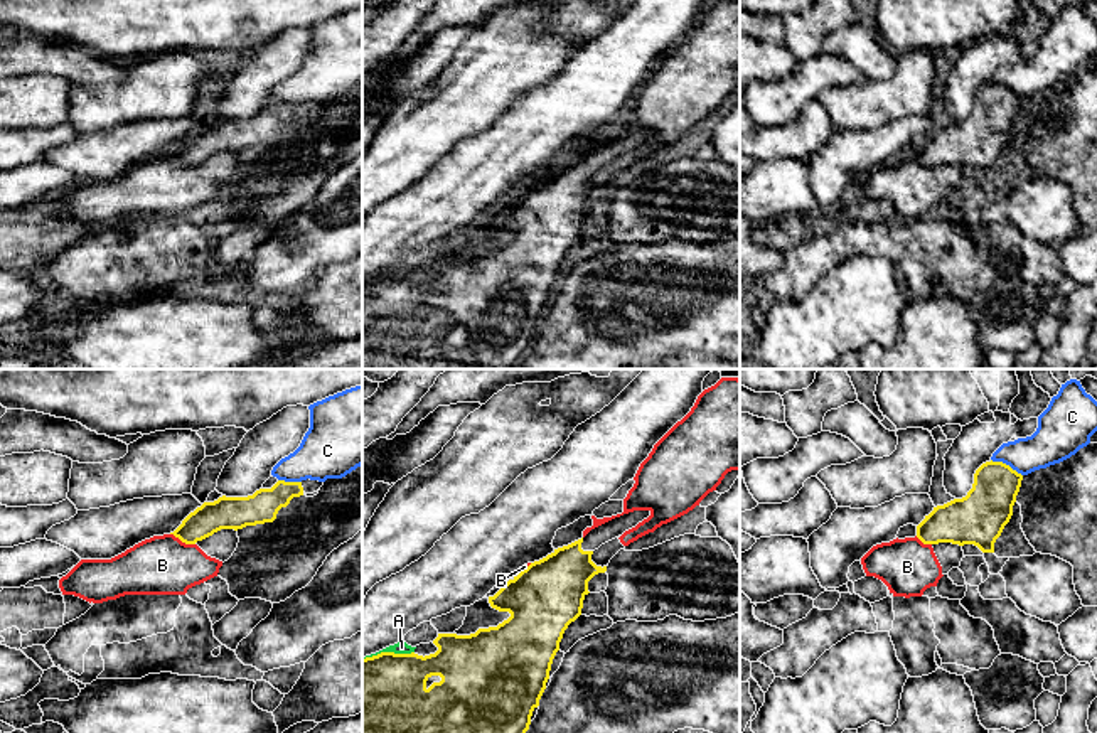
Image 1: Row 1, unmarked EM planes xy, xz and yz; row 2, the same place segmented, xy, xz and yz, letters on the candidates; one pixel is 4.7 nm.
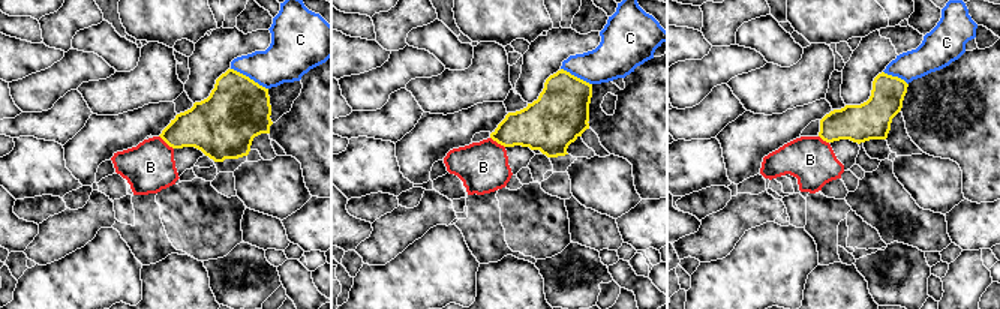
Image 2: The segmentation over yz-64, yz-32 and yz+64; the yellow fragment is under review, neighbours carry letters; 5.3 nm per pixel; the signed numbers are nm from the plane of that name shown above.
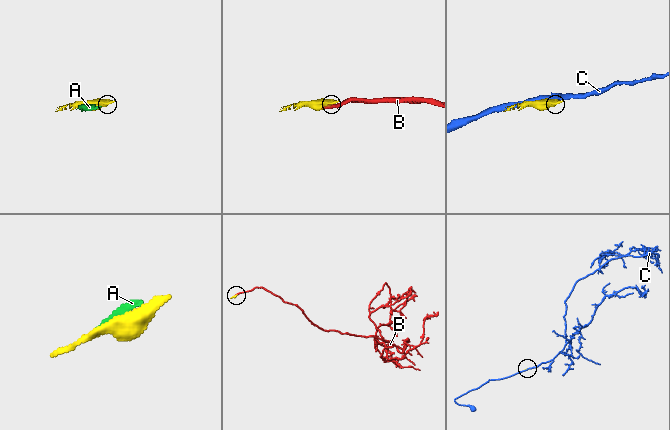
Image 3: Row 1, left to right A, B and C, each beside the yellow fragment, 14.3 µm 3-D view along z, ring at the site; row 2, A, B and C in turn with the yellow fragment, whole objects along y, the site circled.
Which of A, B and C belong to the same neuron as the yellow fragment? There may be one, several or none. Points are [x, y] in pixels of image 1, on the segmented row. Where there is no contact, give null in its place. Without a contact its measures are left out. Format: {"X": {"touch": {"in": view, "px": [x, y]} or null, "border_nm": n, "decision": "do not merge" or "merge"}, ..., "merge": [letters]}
{"A": {"touch": {"in": "xz", "px": [388, 652]}, "border_nm": 260, "decision": "do not merge"}, "B": {"touch": {"in": "xy", "px": [182, 541]}, "border_nm": 130, "decision": "do not merge"}, "C": {"touch": {"in": "yz", "px": [1005, 464]}, "border_nm": 170, "decision": "do not merge"}, "merge": []}

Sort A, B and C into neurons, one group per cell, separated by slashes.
A B / C

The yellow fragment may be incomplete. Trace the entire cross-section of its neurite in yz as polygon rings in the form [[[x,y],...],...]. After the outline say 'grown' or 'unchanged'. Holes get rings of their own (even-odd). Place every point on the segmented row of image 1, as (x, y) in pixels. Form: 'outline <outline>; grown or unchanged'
outline [[[986,462],[974,474],[972,489],[962,499],[934,507],[917,526],[923,544],[974,544],[994,553],[994,543],[1013,516],[1023,475],[1003,462]]]; unchanged

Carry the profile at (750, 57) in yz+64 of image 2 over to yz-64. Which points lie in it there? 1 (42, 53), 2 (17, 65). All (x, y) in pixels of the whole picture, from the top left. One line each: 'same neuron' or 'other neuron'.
1: other neuron
2: other neuron

